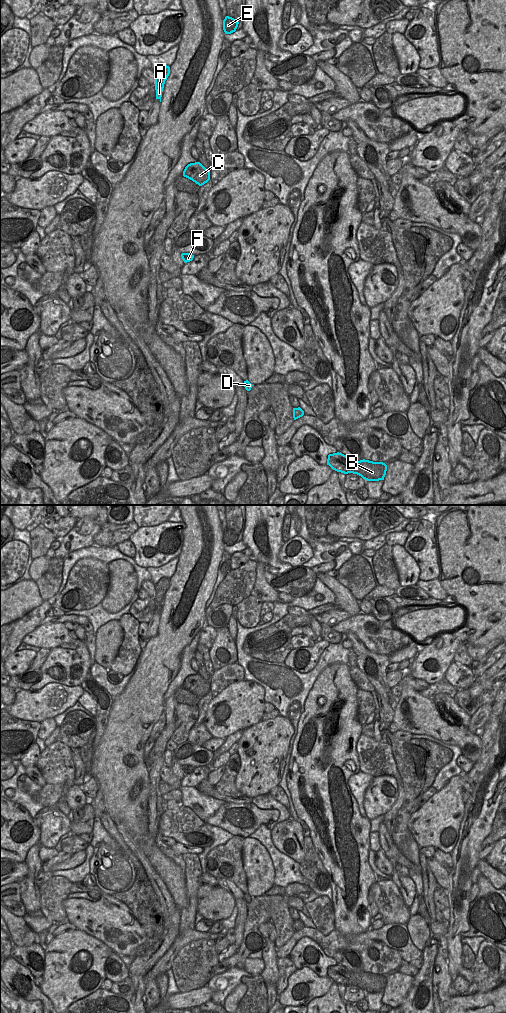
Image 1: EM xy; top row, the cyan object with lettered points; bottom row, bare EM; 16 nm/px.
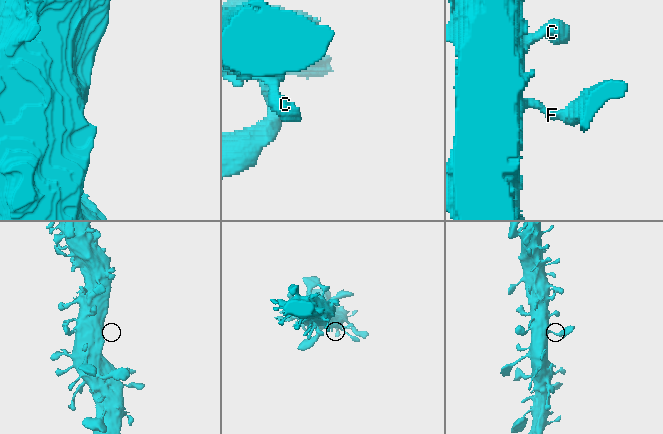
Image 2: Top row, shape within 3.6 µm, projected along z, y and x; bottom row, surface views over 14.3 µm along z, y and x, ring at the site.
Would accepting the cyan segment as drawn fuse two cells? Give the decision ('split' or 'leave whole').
leave whole

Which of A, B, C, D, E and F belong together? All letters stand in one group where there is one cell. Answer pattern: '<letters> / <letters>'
A B C D E F

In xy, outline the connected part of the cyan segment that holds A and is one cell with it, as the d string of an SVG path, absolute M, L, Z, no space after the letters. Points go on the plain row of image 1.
M167 577L161 578L158 583L155 585L155 602L156 602L156 611L159 611L161 614L162 603L164 600L165 593L167 592L170 586L170 579Z

